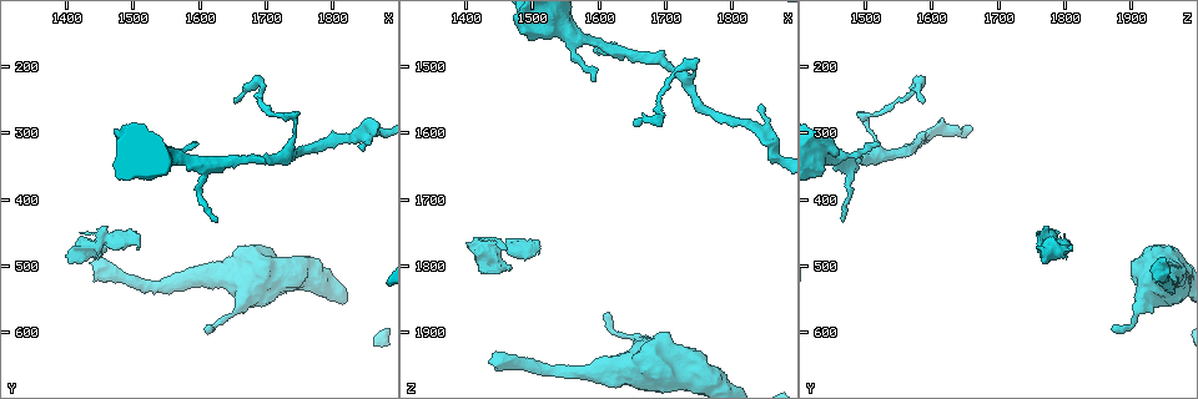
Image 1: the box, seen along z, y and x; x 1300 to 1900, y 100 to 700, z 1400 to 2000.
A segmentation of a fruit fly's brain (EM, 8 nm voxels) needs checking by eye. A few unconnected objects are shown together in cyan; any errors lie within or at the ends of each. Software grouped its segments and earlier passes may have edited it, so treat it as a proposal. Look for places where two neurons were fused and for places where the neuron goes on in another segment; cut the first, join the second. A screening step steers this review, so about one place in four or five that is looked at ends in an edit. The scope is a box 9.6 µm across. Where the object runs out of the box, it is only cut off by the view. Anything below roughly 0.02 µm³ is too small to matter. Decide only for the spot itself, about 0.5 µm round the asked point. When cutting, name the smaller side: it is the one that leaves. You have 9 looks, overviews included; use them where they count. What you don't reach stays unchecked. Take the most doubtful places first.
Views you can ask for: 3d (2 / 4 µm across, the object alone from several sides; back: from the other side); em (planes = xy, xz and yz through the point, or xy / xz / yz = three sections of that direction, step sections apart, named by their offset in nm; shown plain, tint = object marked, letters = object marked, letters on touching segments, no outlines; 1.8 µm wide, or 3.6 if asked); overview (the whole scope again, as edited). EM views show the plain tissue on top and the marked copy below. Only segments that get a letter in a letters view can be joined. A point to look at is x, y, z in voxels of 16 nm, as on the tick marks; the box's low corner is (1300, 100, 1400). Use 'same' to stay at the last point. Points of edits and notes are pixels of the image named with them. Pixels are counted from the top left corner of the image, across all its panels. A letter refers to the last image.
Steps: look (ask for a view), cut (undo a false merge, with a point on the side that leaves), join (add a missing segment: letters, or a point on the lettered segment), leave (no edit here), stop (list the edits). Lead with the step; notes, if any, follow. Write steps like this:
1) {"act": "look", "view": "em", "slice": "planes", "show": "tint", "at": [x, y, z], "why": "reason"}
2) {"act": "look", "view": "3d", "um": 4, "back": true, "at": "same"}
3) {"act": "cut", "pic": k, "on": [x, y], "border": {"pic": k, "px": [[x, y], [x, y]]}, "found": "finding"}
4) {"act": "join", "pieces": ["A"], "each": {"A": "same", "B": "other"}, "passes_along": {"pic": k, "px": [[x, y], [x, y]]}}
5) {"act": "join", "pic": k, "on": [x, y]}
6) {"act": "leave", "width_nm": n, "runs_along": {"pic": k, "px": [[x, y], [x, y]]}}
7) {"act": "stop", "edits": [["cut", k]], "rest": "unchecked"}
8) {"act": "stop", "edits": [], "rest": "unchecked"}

{"act": "look", "view": "em", "slice": "xz", "step": 8, "show": "tint", "at": [1435, 495, 1940], "why": "long arm stops here"}

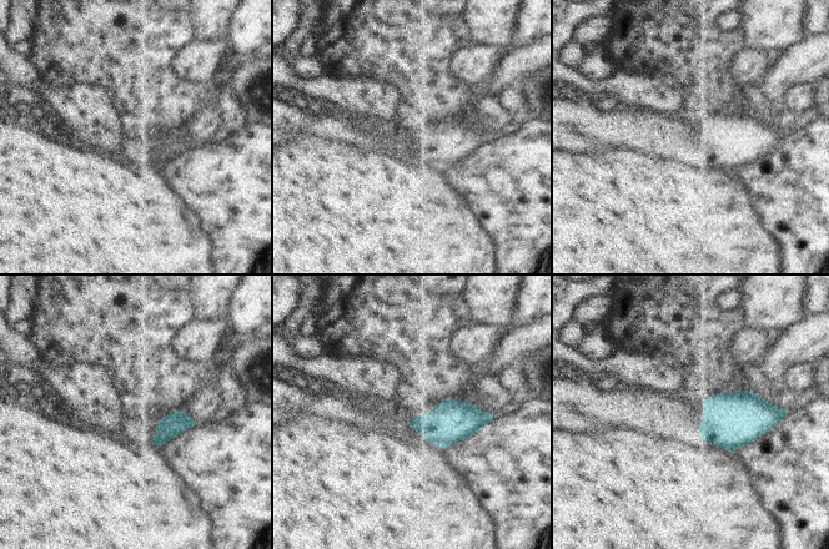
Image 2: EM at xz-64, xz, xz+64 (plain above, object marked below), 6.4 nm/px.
{"act": "look", "view": "em", "slice": "planes", "show": "letters", "at": "same", "why": "cut it another way"}

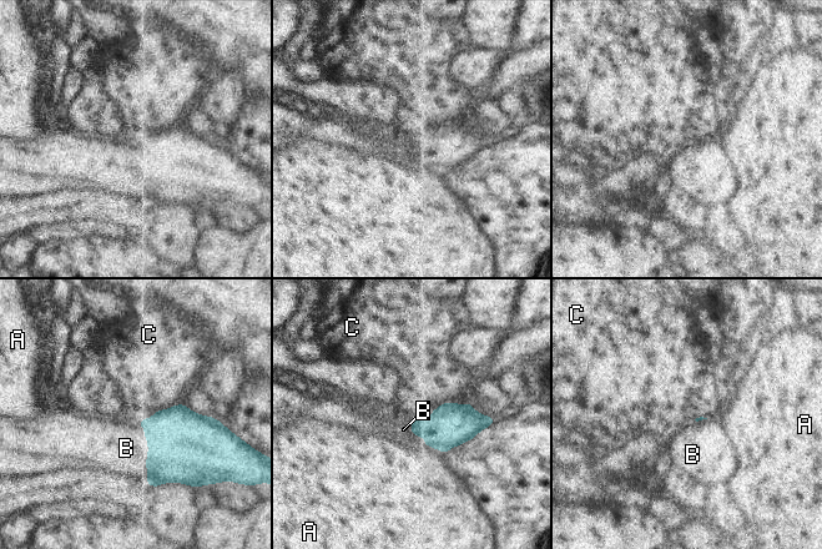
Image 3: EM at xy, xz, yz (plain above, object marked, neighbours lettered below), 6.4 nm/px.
{"act": "join", "pieces": ["B"], "longest_contact_nm": ["B", 400], "each": {"A": "other", "B": "same", "C": "other"}, "passes_along": {"pic": 3, "px": [[183, 447], [149, 453], [126, 448]]}, "found": "it goes on there"}

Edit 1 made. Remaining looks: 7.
{"act": "look", "view": "em", "slice": "planes", "show": "letters", "at": [1615, 595, 1865], "why": "tapers out"}

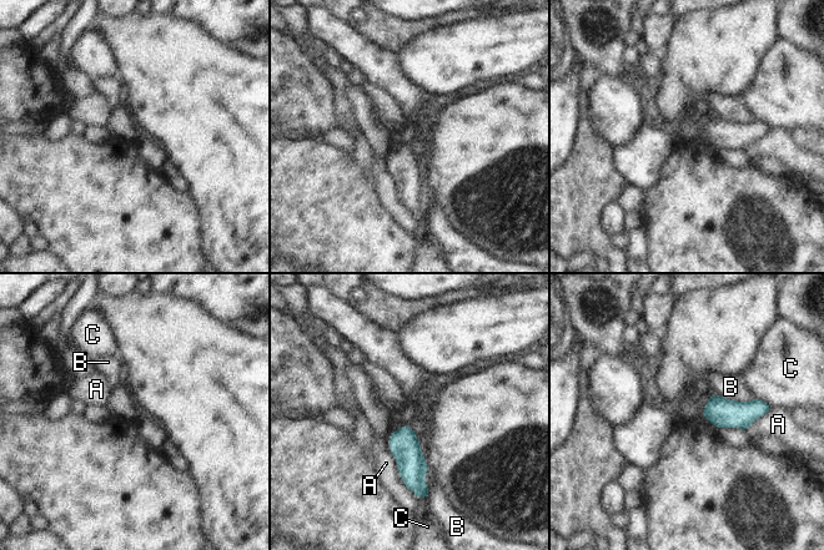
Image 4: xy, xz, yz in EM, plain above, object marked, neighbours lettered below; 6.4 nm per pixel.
{"act": "leave", "width_nm": 120, "each": {"A": "other", "B": "other", "C": "other"}, "found": "no lettered segment goes on from it"}

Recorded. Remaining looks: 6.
{"act": "look", "view": "em", "slice": "planes", "show": "letters", "at": [1655, 250, 1590], "why": "tapers out"}

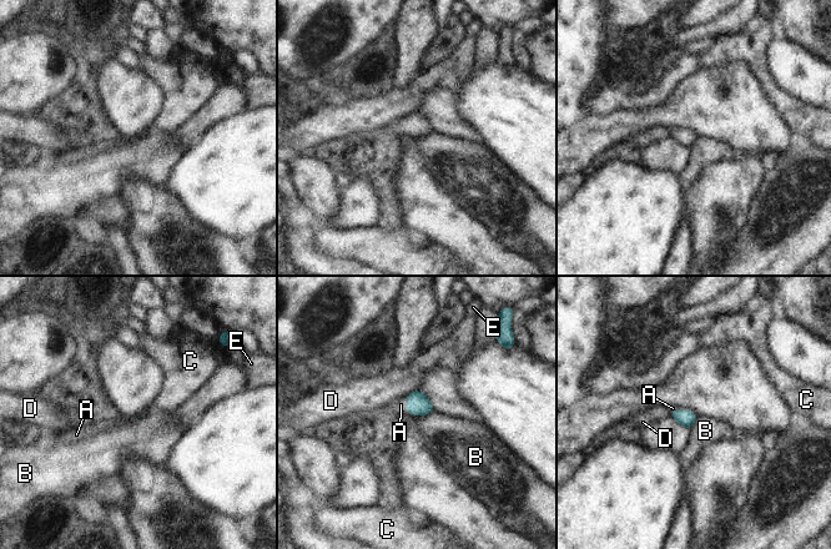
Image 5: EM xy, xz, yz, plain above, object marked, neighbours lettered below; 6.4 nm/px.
{"act": "join", "pieces": ["A"], "each": {"A": "same", "B": "other", "C": "other", "D": "other", "E": "other"}, "passes_along": {"pic": 5, "px": [[418, 403], [407, 408], [401, 404]]}, "found": "it goes on there"}

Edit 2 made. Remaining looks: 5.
{"act": "stop", "edits": [["join", 3], ["join", 5]], "rest": "unchecked"}

